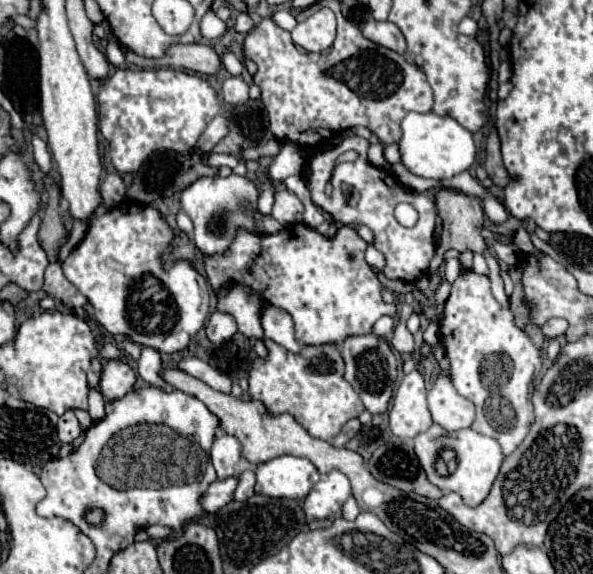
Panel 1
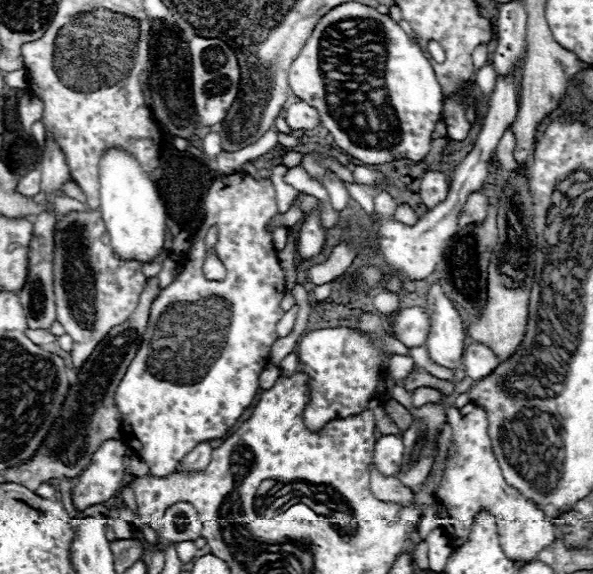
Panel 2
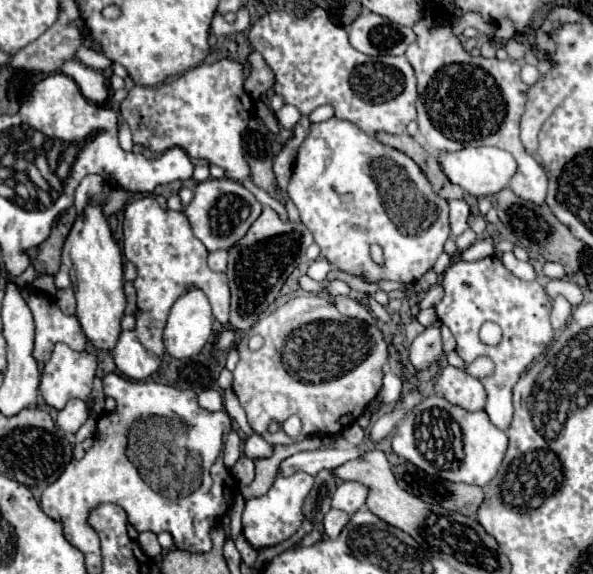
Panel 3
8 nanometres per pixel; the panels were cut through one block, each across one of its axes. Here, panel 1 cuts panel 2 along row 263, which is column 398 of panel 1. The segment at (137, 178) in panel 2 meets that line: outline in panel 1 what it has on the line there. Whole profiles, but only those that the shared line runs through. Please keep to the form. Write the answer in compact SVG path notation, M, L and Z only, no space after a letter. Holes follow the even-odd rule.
M408 112L400 126L402 126L402 138L398 146L402 154L402 164L420 178L434 178L434 180L452 178L454 174L468 170L476 160L472 132L460 126L454 118L438 116L434 112L426 114Z

